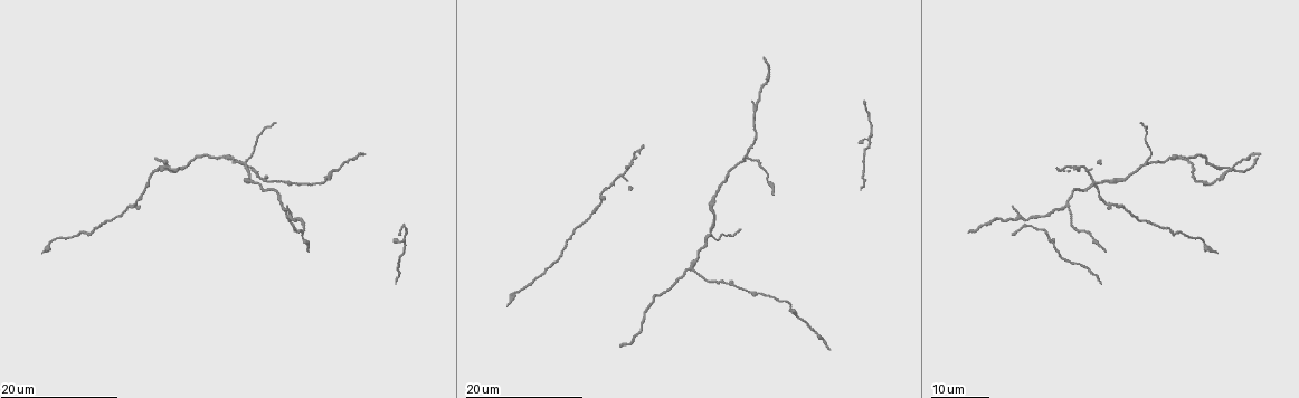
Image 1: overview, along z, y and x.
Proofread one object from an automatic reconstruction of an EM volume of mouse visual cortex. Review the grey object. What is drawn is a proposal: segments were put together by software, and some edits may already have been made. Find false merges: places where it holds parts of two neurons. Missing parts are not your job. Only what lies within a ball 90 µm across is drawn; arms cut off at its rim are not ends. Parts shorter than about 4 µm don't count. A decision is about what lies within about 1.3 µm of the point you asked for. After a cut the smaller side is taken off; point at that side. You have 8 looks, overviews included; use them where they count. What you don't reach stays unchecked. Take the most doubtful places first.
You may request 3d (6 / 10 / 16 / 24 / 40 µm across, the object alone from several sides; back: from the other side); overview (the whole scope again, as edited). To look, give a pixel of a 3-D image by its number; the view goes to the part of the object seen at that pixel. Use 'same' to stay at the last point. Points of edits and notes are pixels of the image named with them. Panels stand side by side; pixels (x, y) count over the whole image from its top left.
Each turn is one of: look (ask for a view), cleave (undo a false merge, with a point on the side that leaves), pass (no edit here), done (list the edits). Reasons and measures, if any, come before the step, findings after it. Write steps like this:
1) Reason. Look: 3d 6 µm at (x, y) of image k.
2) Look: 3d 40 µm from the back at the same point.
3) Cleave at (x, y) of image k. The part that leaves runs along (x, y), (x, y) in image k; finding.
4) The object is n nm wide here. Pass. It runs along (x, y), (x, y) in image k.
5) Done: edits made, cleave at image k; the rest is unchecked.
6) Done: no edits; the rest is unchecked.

Three-way junction. Look: 3d 16 µm at (747, 157) of image 1.

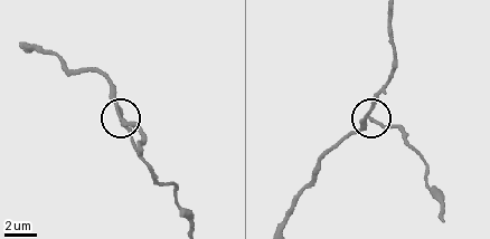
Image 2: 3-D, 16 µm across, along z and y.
Look: 3d 6 µm at (120, 114) of image 2.

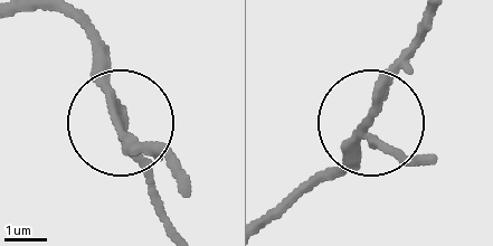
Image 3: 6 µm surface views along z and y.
Cleave at (391, 152) of image 3. The part that leaves runs along (367, 139), (417, 160) in image 3; a second neuron is stuck on.

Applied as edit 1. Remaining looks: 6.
A fork. Look: 3d 16 µm at (243, 161) of image 1.

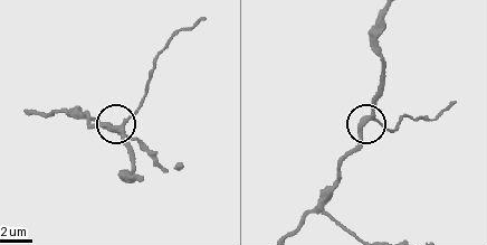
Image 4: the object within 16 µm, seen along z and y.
Look: 3d 10 µm at (119, 126) of image 4.

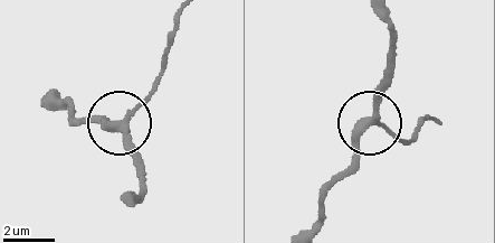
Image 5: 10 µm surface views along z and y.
The side arm is 10 µm long; 3 arms meet here. Pass. Continuous, no second neuron.

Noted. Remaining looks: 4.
Look: 3d 16 µm at (691, 268) of image 1.

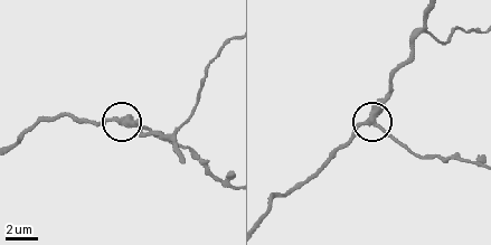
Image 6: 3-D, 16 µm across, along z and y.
Look: 3d 6 µm at (372, 121) of image 6.

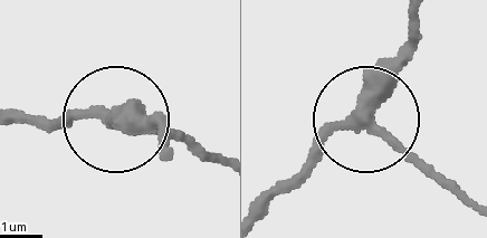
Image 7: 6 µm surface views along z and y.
The object is 280 nm wide here. Pass. It runs along (417, 13), (410, 56), (378, 110), (339, 131), (264, 206) in image 7; all the same neuron.

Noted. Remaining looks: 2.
Sudden change in width. Look: 3d 24 µm at (1196, 181) of image 1.

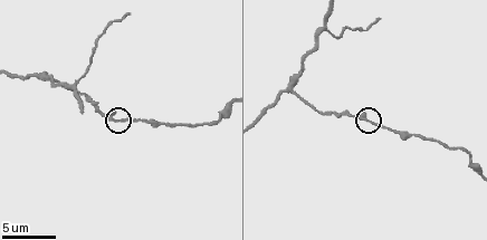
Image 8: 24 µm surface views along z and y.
Look: 3d 10 µm at (121, 119) of image 8.

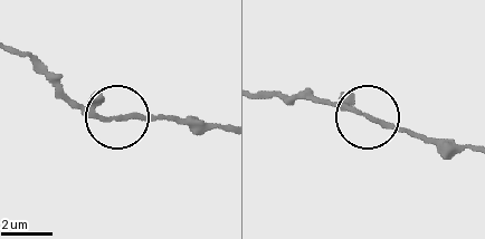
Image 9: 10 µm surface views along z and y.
Pass. It runs along (16, 49), (67, 96), (98, 113), (173, 115) in image 9; continuous, no second neuron.

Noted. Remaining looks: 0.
Done: edits made, cleave at image 3; the rest is unchecked.

